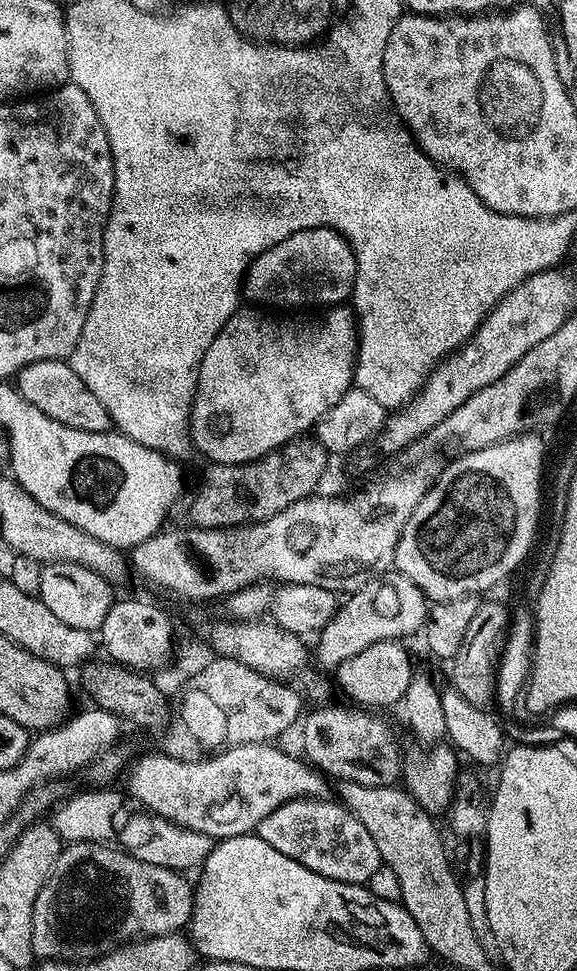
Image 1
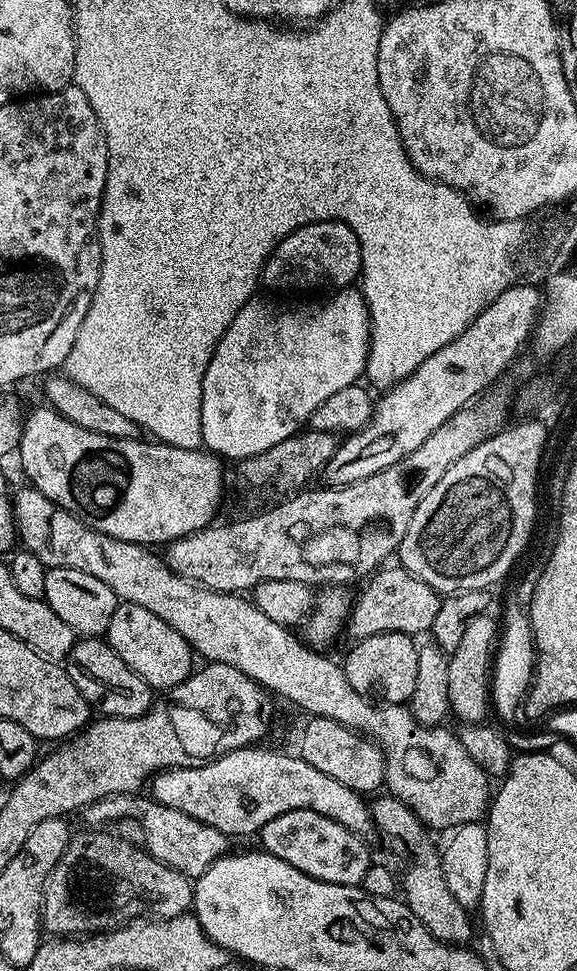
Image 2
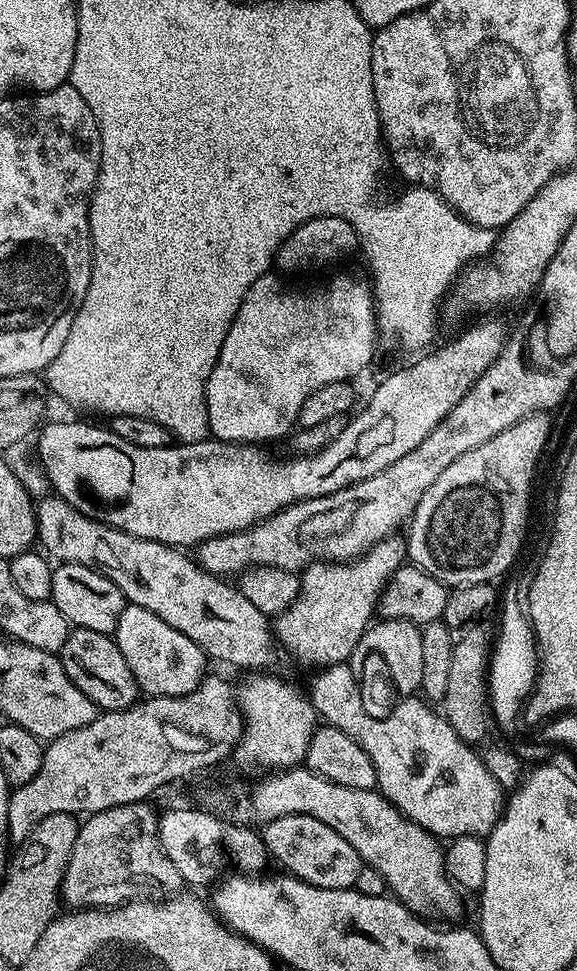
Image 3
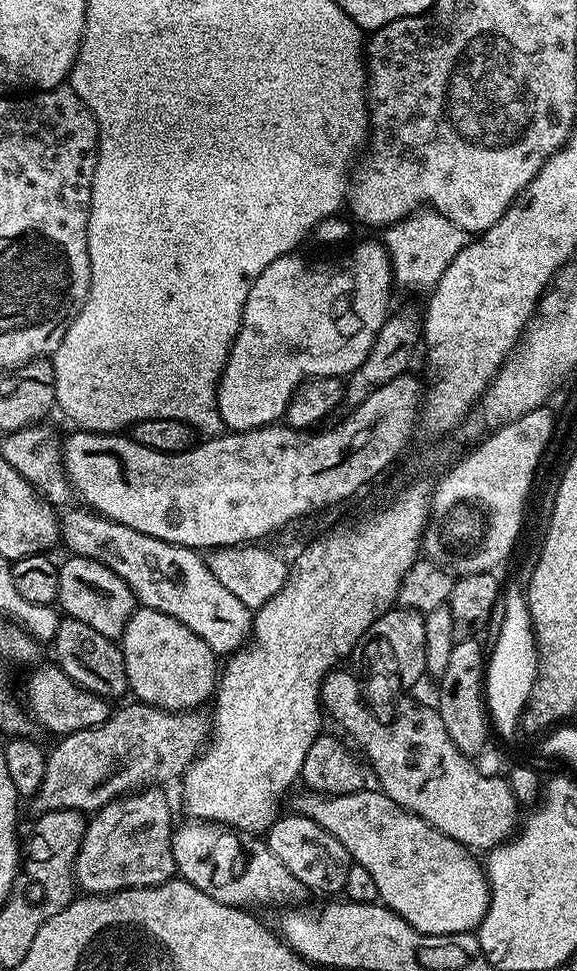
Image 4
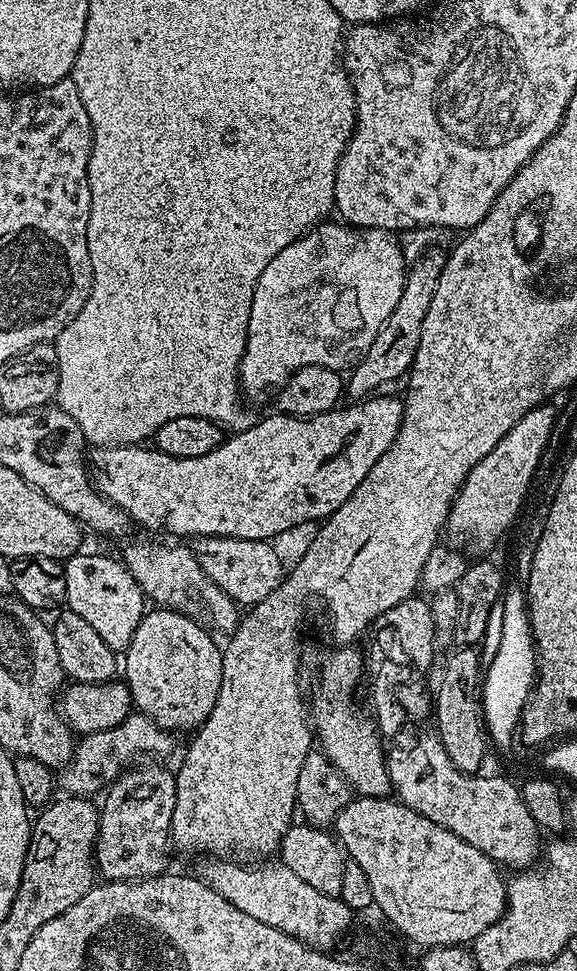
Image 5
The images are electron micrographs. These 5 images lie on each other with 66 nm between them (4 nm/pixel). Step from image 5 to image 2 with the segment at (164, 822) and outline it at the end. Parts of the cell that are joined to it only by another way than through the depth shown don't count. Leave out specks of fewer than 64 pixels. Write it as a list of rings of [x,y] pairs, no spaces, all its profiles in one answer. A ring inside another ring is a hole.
[[[84,830],[81,836],[73,835],[68,841],[68,849],[62,854],[62,858],[54,866],[54,870],[49,874],[48,880],[44,884],[44,904],[40,907],[40,918],[42,928],[49,937],[52,938],[83,938],[89,934],[99,934],[101,932],[110,932],[114,928],[121,928],[123,924],[130,924],[133,920],[139,920],[144,917],[159,918],[169,920],[175,916],[185,915],[192,906],[193,881],[184,876],[178,870],[158,862],[154,857],[148,855],[143,847],[131,844],[128,840],[123,840],[120,836],[111,836],[108,830]]]

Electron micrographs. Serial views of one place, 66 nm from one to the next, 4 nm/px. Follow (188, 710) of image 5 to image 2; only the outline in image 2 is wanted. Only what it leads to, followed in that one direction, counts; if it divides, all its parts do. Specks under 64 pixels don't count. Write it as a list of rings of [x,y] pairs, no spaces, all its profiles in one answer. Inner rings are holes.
[[[117,603],[114,618],[110,618],[106,641],[118,657],[134,670],[134,674],[141,676],[154,690],[177,688],[194,671],[194,653],[186,638],[182,638],[174,626],[162,622],[158,614],[150,614],[150,610],[145,610],[143,606]]]

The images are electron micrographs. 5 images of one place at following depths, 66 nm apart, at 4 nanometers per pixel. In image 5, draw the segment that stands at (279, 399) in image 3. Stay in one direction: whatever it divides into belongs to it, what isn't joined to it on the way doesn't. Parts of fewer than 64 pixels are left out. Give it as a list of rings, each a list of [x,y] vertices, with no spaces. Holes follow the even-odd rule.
[[[321,222],[315,228],[310,229],[302,238],[290,242],[290,246],[286,246],[286,250],[282,250],[282,254],[277,254],[270,261],[270,266],[266,266],[266,270],[262,270],[262,274],[258,278],[258,286],[254,286],[254,302],[250,302],[250,326],[246,338],[246,350],[240,363],[240,375],[238,377],[238,384],[243,395],[244,392],[248,396],[260,396],[263,392],[268,391],[271,393],[273,391],[272,384],[276,384],[275,386],[283,385],[292,373],[299,368],[305,368],[307,364],[317,364],[337,370],[355,368],[357,362],[363,360],[366,350],[370,350],[370,345],[374,342],[374,334],[378,334],[378,330],[382,330],[386,318],[390,318],[394,306],[398,306],[398,298],[402,298],[406,261],[401,241],[393,233],[384,232],[380,228],[354,228],[343,222],[328,223]]]

